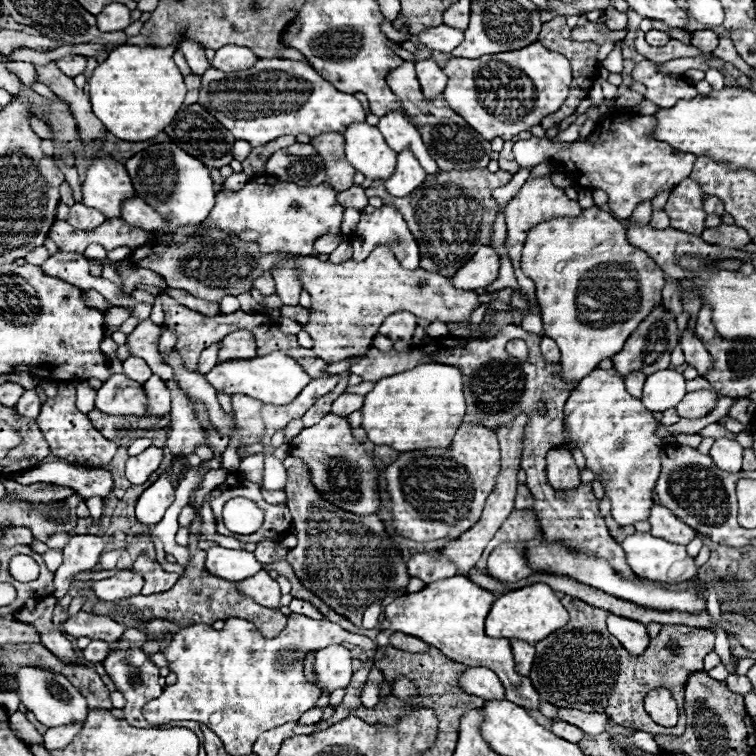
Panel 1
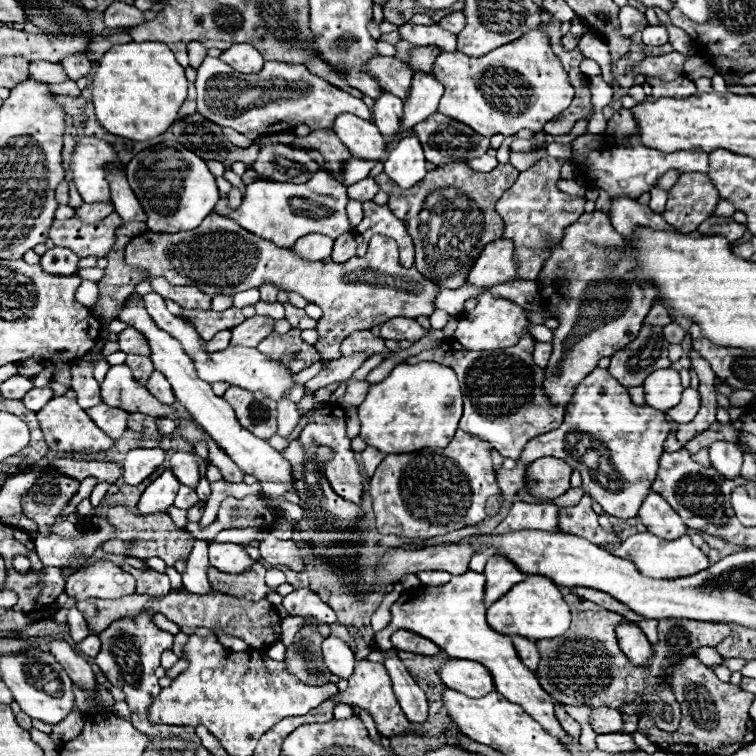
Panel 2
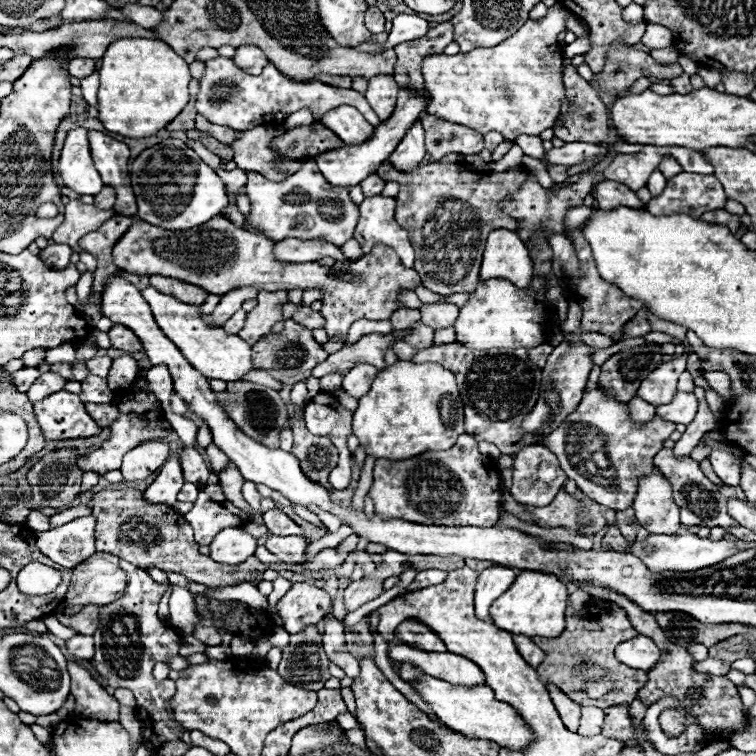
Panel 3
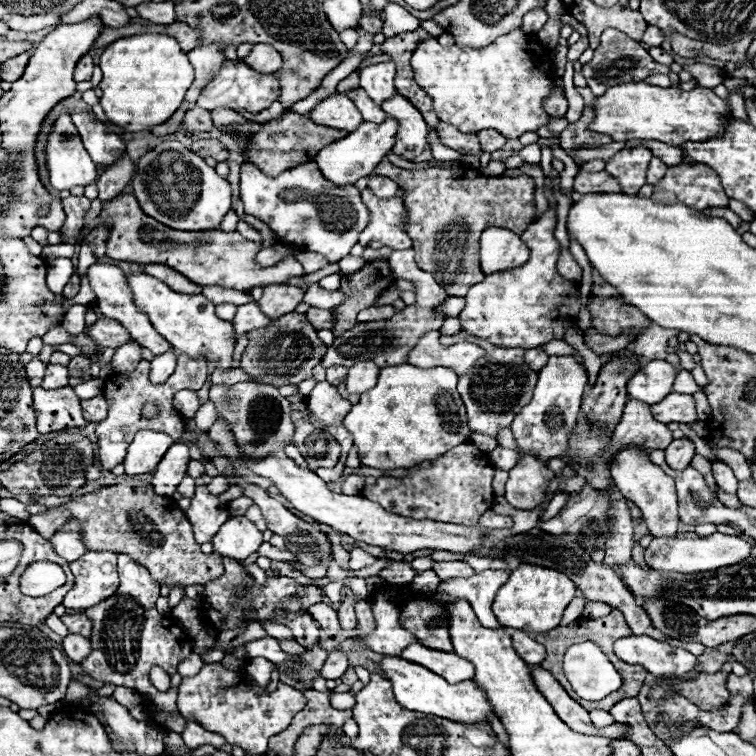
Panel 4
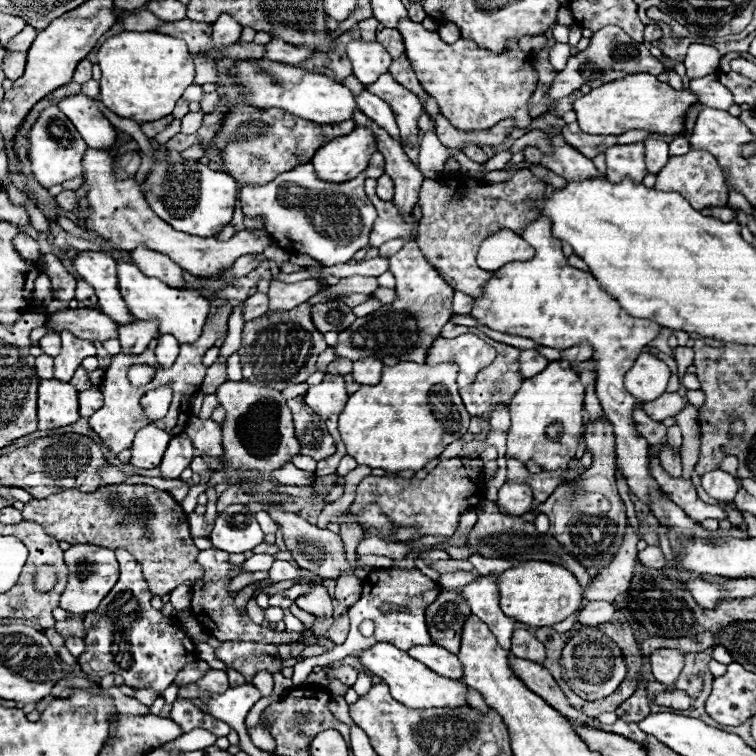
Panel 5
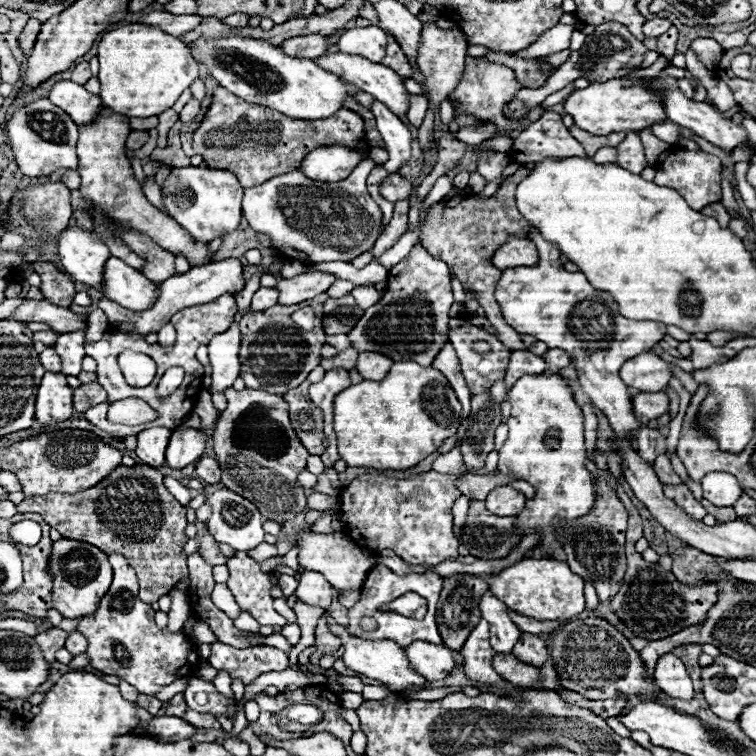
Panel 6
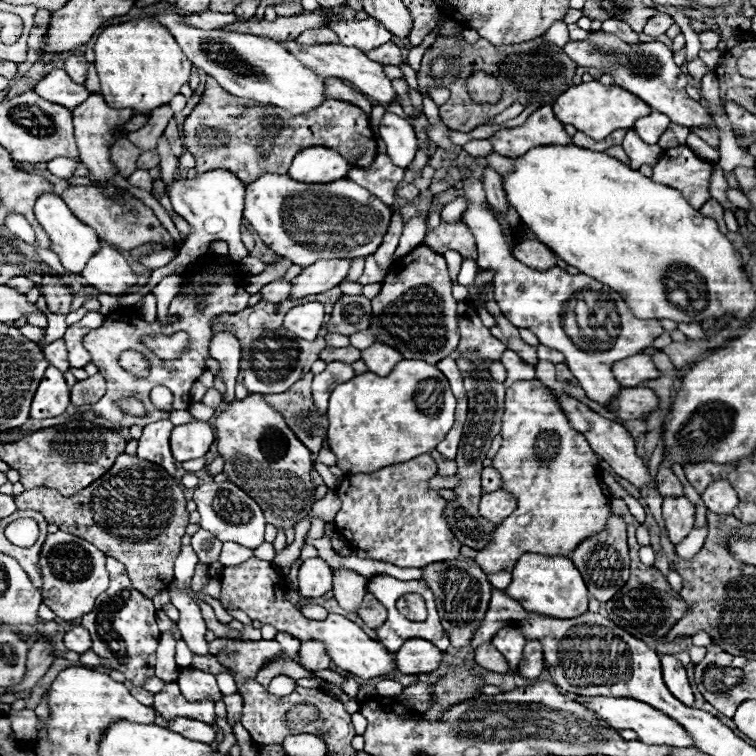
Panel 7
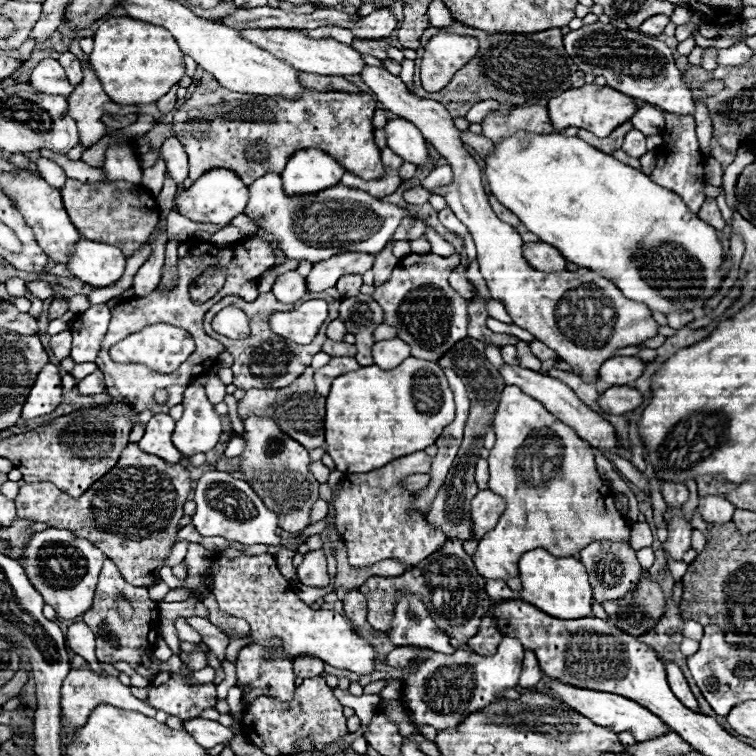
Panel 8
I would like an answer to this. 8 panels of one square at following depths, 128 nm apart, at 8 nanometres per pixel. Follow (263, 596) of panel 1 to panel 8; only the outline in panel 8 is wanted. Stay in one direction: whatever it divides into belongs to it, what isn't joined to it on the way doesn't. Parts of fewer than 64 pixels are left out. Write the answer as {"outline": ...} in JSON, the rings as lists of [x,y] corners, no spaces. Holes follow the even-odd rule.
{"outline":[[[128,444],[118,464],[80,498],[66,496],[50,482],[24,484],[16,496],[16,516],[54,528],[66,528],[90,540],[118,566],[128,584],[152,586],[180,530],[178,522],[184,516],[182,506],[188,500],[190,482],[186,466],[170,464],[142,452],[138,444]]]}

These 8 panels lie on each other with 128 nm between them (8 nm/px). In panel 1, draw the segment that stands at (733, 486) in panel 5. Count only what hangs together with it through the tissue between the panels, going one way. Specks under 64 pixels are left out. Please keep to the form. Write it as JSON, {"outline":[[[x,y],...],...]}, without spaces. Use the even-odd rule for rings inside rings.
{"outline":[[[718,438],[710,448],[710,456],[716,462],[716,466],[726,472],[742,470],[742,446],[736,440]]]}

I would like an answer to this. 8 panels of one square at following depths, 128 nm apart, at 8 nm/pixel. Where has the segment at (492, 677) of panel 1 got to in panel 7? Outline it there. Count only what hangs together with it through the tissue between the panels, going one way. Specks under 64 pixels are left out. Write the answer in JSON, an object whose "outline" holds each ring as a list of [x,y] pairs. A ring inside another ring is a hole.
{"outline":[[[410,638],[396,652],[396,668],[402,674],[426,674],[438,668],[440,658],[442,652],[428,640]]]}

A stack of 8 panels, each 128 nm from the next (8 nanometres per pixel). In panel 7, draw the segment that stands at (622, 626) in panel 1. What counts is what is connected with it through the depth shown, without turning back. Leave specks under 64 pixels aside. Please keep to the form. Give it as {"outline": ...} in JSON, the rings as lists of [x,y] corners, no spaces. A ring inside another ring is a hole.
{"outline":[[[662,654],[660,660],[662,660],[662,676],[664,676],[664,682],[670,688],[670,692],[678,700],[682,700],[682,704],[692,706],[694,704],[694,694],[692,694],[692,688],[688,684],[684,666],[668,654]]]}

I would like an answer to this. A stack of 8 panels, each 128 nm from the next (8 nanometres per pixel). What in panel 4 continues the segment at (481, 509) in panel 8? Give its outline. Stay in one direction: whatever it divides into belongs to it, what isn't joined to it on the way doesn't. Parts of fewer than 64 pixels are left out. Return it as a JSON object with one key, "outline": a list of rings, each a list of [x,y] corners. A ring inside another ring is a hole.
{"outline":[[[520,452],[520,462],[510,470],[504,498],[520,510],[536,508],[544,500],[552,476],[554,472],[546,468],[544,460]]]}

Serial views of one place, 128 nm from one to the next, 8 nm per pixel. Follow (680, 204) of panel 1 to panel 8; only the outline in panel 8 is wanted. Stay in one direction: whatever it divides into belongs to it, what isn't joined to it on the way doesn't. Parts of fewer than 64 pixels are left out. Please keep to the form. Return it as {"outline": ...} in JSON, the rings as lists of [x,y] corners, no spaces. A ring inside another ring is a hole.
{"outline":[[[664,112],[664,130],[662,130],[662,144],[656,148],[656,168],[650,174],[650,178],[676,192],[690,212],[698,212],[704,202],[704,156],[698,148],[698,136],[696,136],[696,124],[694,116],[678,116],[672,112]]]}

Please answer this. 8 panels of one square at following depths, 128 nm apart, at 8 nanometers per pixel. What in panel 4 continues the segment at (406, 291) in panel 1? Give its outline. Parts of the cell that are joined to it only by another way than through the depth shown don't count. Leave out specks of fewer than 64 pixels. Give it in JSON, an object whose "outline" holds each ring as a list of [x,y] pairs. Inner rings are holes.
{"outline":[[[118,194],[112,200],[102,202],[102,212],[98,216],[98,226],[108,226],[106,238],[106,256],[114,260],[138,262],[138,264],[170,264],[170,268],[182,272],[188,280],[200,286],[222,286],[234,290],[250,290],[254,286],[268,286],[268,284],[284,284],[290,276],[304,276],[304,268],[296,258],[284,258],[276,266],[262,268],[254,264],[254,256],[258,254],[258,246],[238,232],[222,232],[222,230],[208,230],[208,232],[182,232],[172,230],[158,220],[146,216],[136,200],[134,194]],[[372,260],[362,270],[350,276],[342,274],[340,290],[346,294],[346,302],[336,308],[336,322],[340,324],[336,324],[332,332],[336,336],[342,336],[346,328],[352,328],[356,314],[364,308],[376,306],[378,294],[386,290],[390,282],[394,282],[394,276],[386,260]]]}

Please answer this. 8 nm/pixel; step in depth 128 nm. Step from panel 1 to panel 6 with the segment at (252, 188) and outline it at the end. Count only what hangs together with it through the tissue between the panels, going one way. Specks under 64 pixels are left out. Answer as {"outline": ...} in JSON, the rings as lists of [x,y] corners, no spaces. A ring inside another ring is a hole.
{"outline":[[[366,158],[346,180],[336,184],[306,180],[300,170],[274,176],[244,190],[244,218],[258,234],[268,236],[272,248],[284,254],[284,258],[300,260],[304,264],[332,260],[350,262],[356,256],[372,250],[382,230],[382,210],[366,190],[366,176],[372,168],[374,162]],[[332,216],[336,218],[332,220]]]}

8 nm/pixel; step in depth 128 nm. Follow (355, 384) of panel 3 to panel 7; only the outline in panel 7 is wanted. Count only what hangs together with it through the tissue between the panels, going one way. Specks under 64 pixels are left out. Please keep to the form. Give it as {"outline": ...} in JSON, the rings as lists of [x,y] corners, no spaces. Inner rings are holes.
{"outline":[[[380,342],[362,350],[362,358],[364,358],[368,370],[378,372],[378,376],[386,376],[386,372],[390,372],[394,368],[394,364],[404,360],[404,356],[396,348],[388,346],[388,344],[380,344]]]}

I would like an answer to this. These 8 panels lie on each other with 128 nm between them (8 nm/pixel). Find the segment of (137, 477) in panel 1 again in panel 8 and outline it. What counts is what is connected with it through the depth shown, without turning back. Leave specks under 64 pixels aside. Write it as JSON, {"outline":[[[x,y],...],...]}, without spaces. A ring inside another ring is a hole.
{"outline":[[[154,414],[150,422],[146,424],[146,434],[138,442],[144,452],[162,456],[170,462],[180,462],[182,454],[172,444],[172,432],[174,432],[176,420],[168,414]]]}

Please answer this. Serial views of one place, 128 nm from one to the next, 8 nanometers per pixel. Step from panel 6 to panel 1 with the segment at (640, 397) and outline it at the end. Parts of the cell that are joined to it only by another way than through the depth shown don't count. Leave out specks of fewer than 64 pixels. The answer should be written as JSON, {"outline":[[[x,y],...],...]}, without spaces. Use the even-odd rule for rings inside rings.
{"outline":[[[696,390],[696,392],[688,392],[684,396],[684,400],[676,406],[676,412],[680,418],[702,418],[710,412],[710,408],[714,408],[714,400],[716,400],[716,392],[712,390]]]}

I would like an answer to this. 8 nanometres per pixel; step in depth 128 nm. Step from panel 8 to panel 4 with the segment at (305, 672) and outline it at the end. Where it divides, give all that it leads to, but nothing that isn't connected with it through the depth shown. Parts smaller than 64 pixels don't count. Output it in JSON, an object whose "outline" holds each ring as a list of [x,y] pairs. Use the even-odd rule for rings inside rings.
{"outline":[[[358,596],[352,598],[346,598],[342,602],[342,606],[338,608],[338,620],[340,620],[340,630],[352,630],[356,628],[356,614],[354,614],[354,602],[358,602]]]}

